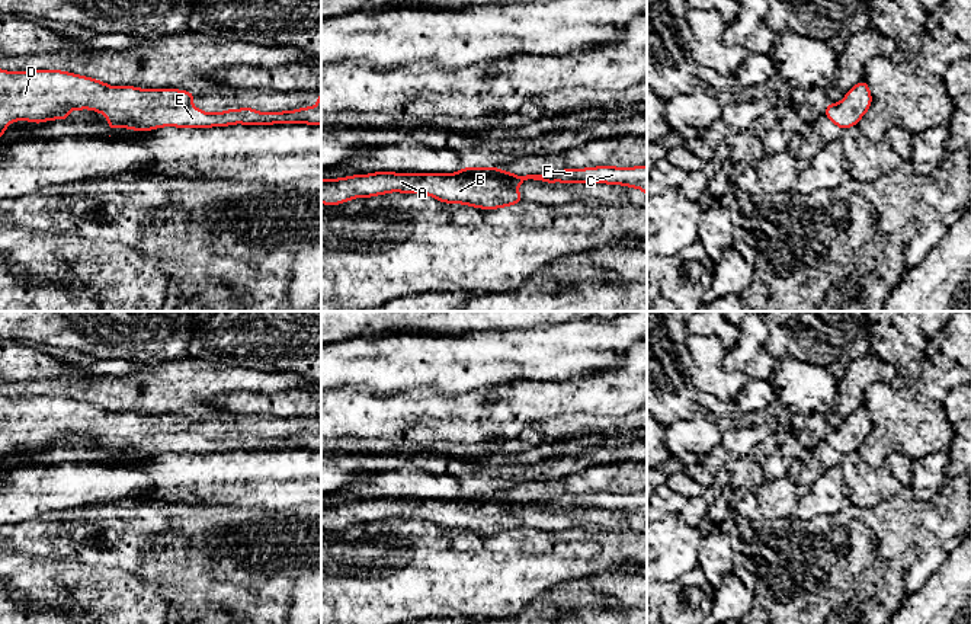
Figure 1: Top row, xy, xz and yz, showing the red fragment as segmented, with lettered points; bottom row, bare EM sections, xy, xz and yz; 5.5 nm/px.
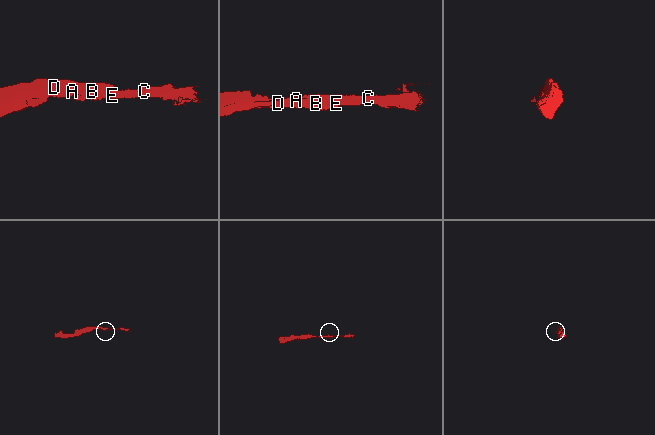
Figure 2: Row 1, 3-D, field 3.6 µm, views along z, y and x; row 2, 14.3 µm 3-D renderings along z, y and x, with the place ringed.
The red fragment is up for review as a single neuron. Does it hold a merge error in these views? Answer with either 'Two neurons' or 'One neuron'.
One neuron

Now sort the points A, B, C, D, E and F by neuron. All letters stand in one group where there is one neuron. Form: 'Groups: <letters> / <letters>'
Groups: A B C D E F

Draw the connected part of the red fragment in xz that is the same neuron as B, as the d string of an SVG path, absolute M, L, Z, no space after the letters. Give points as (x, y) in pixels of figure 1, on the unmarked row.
M494 492L462 493L458 499L375 497L339 505L321 505L321 529L339 531L353 524L371 524L390 518L423 519L446 529L464 529L496 535L522 528L517 512L533 505L547 509L608 509L638 513L647 521L647 492L597 492L564 495L539 500L515 502Z

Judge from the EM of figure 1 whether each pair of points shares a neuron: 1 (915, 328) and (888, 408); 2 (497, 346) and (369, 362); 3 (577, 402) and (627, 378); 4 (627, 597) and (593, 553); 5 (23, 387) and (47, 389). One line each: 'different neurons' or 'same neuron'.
1: different neurons
2: same neuron
3: same neuron
4: different neurons
5: same neuron

